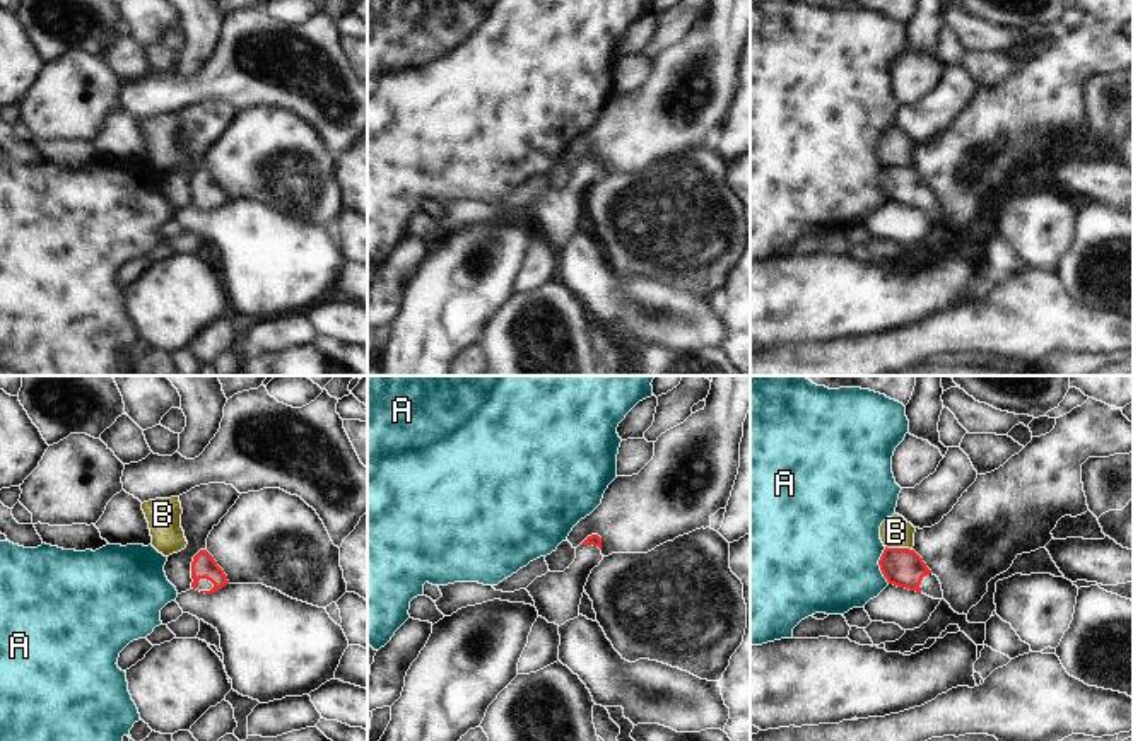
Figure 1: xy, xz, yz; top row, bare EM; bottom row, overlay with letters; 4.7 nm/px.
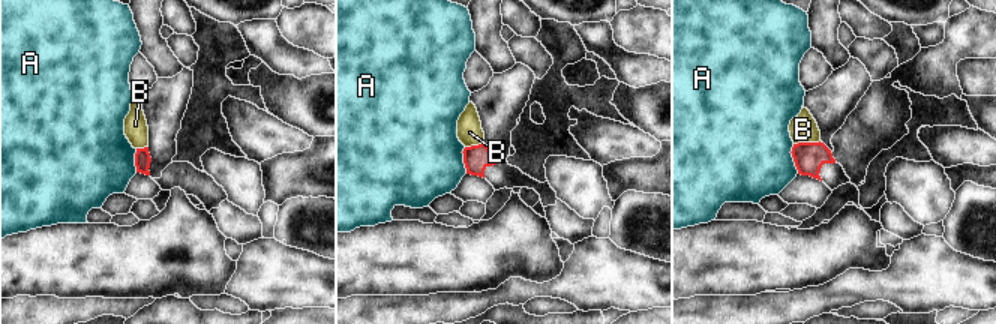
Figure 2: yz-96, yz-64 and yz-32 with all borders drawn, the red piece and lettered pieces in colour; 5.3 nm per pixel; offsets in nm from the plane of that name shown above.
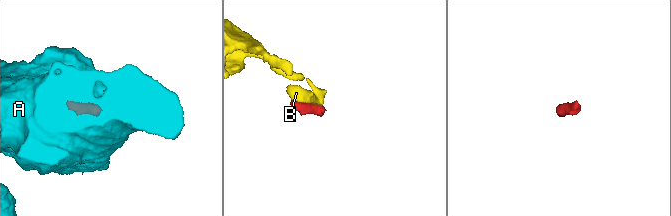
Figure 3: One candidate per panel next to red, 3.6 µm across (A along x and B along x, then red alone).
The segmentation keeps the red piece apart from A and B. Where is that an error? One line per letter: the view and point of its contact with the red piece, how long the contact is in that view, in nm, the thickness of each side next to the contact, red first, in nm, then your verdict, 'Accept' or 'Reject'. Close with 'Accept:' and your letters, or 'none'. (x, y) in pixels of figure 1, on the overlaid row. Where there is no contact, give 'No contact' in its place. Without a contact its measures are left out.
A: Touches red at yz (879, 564). Shared border 180 nm. Thickness 190 nm (red) against 500 nm. Reject
B: Touches red at yz (899, 548). Shared border 130 nm. Thickness 190 nm (red) against 150 nm. Reject
Accept: none.

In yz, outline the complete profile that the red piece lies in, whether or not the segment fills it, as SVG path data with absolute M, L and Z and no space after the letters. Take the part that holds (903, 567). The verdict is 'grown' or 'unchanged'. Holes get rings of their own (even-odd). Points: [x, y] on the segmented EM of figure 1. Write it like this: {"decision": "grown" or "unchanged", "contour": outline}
{"decision": "grown", "contour": "M885 546L878 565L889 584L943 599L938 577L931 574L914 550Z"}

